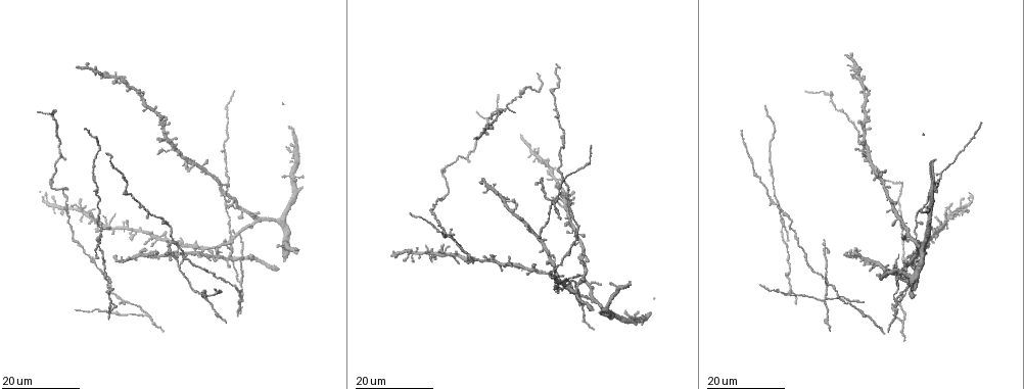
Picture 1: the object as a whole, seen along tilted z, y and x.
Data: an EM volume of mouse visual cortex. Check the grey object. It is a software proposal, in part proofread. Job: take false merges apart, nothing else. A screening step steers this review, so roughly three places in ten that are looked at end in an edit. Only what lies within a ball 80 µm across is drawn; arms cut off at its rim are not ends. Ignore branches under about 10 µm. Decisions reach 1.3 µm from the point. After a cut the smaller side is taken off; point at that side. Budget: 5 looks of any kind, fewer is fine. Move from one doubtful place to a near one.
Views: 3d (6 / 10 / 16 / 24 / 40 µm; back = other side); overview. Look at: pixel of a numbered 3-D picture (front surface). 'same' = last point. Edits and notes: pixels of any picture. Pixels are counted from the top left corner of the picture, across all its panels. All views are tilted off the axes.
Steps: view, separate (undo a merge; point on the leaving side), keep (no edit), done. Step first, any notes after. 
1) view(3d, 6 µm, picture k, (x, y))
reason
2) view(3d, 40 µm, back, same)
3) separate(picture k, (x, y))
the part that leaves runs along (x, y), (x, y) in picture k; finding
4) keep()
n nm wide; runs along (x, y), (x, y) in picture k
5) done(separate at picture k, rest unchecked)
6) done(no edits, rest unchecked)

view(3d, 16 µm, picture 1, (443, 172))
calibre changes

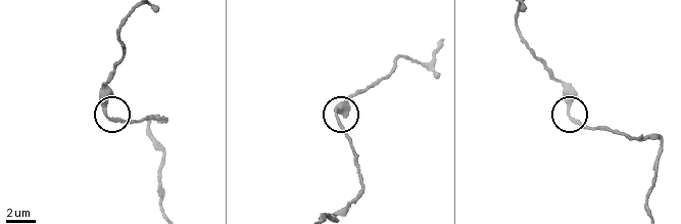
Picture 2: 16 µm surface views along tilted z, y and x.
view(3d, 10 µm, picture 2, (336, 112))
zoom in

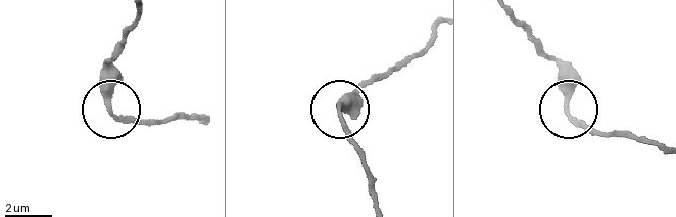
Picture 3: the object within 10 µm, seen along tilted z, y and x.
keep()
240 nm wide; runs along (376, 202), (342, 112), (359, 87) in picture 3; one cell here

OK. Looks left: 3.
view(3d, 24 µm, picture 1, (784, 226))
sudden change in width

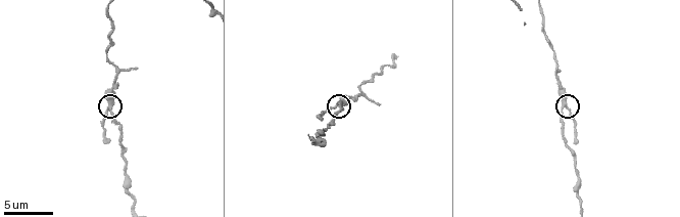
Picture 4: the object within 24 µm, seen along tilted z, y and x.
view(3d, 10 µm, picture 4, (564, 106))
zoom in

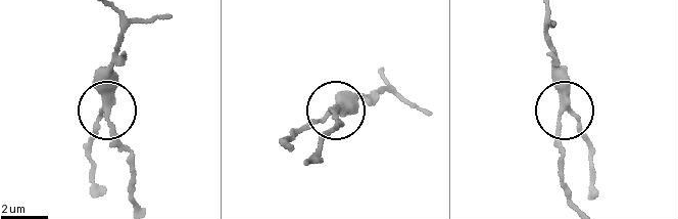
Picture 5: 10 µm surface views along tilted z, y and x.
keep()
3 arms; all the same cell

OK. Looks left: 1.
done(no edits, rest unchecked)

